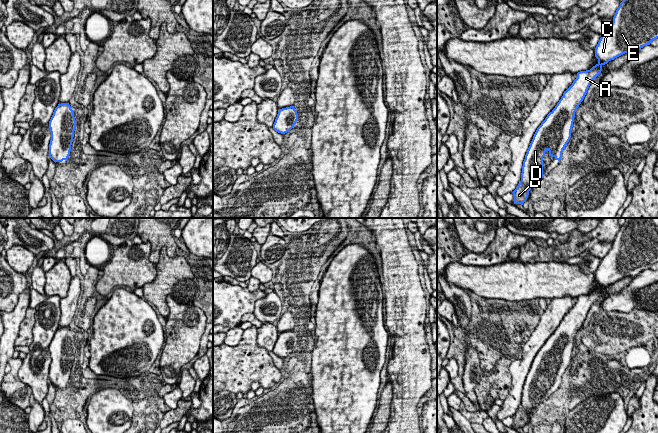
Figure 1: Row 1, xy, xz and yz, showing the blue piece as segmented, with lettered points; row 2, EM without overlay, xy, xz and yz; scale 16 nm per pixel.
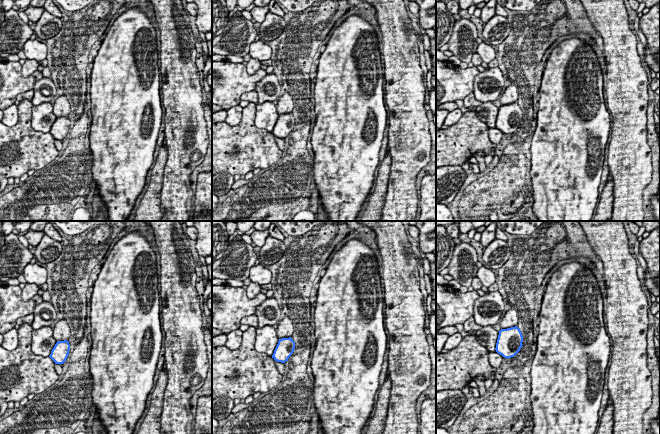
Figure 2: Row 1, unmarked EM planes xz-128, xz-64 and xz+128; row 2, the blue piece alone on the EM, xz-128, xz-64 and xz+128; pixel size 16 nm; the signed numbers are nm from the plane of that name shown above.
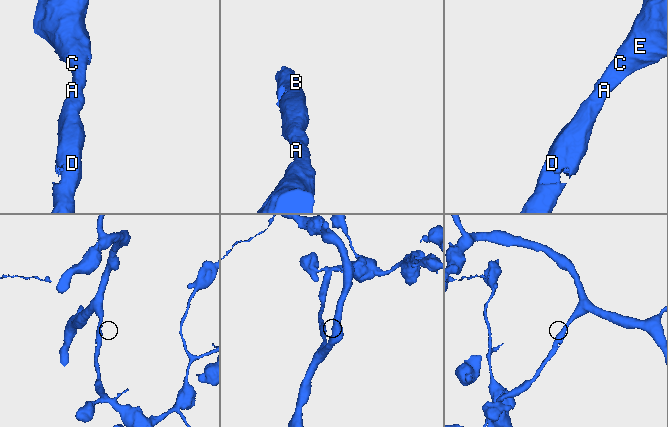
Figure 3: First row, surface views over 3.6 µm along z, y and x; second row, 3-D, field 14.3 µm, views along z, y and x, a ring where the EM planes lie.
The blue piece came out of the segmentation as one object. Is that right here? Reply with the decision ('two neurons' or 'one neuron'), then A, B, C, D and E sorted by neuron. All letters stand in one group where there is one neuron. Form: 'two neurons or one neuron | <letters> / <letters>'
one neuron | A B C D E

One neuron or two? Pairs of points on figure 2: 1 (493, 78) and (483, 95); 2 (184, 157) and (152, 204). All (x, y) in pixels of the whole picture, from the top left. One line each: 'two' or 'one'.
1: one
2: two

